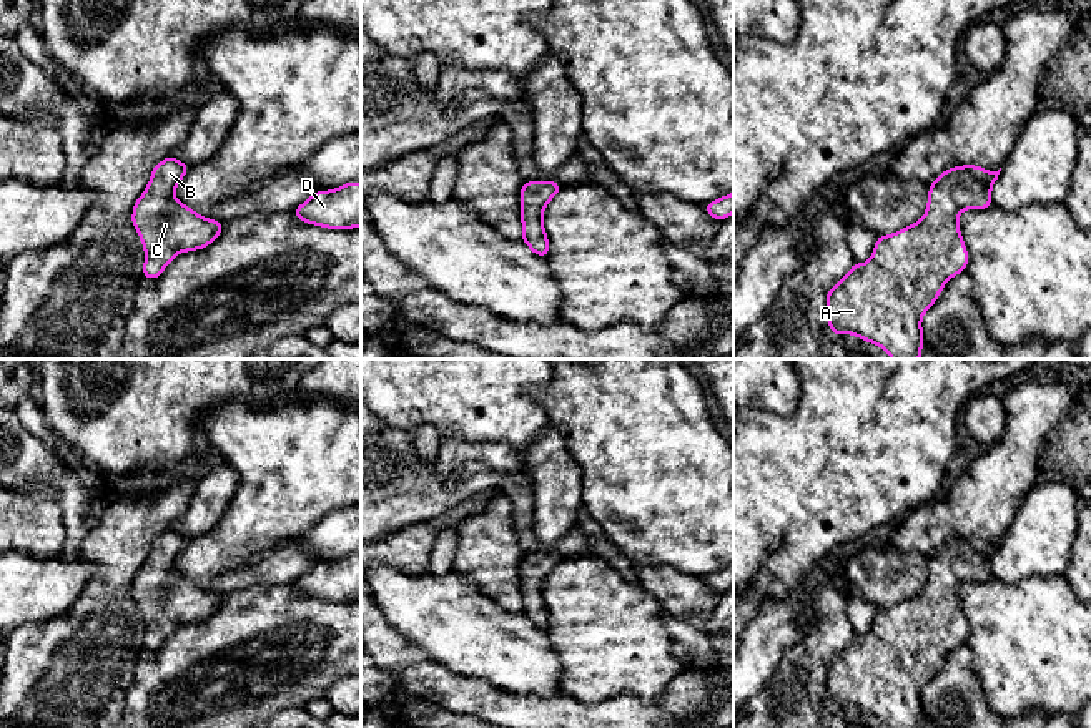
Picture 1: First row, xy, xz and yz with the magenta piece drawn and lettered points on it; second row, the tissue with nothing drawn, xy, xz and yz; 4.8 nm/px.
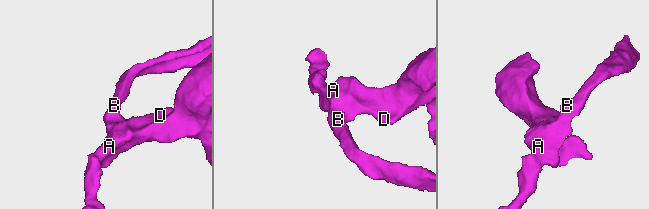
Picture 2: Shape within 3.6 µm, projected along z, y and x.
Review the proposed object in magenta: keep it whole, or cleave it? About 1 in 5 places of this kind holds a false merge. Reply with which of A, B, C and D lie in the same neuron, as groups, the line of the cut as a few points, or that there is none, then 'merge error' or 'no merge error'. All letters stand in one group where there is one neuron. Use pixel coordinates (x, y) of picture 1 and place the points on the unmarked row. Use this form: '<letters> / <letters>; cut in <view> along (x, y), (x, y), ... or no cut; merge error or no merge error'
A B C D; no cut; no merge error

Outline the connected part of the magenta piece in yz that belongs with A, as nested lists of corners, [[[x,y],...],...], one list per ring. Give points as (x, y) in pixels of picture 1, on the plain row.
[[[976,537],[948,540],[928,560],[925,588],[888,608],[878,608],[871,630],[853,640],[827,665],[827,688],[832,706],[853,706],[873,715],[890,728],[920,728],[923,720],[921,688],[935,676],[945,655],[963,645],[968,625],[958,587],[963,582],[991,578],[991,558],[998,544]]]

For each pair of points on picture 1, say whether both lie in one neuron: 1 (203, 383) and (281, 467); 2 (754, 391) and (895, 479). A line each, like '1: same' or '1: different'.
1: different
2: different

